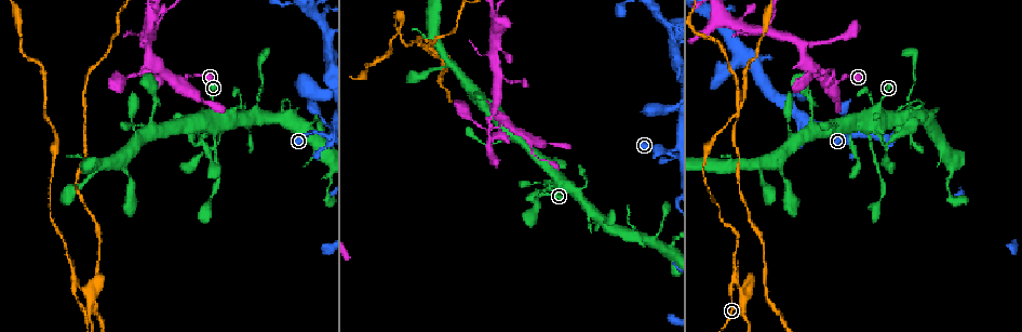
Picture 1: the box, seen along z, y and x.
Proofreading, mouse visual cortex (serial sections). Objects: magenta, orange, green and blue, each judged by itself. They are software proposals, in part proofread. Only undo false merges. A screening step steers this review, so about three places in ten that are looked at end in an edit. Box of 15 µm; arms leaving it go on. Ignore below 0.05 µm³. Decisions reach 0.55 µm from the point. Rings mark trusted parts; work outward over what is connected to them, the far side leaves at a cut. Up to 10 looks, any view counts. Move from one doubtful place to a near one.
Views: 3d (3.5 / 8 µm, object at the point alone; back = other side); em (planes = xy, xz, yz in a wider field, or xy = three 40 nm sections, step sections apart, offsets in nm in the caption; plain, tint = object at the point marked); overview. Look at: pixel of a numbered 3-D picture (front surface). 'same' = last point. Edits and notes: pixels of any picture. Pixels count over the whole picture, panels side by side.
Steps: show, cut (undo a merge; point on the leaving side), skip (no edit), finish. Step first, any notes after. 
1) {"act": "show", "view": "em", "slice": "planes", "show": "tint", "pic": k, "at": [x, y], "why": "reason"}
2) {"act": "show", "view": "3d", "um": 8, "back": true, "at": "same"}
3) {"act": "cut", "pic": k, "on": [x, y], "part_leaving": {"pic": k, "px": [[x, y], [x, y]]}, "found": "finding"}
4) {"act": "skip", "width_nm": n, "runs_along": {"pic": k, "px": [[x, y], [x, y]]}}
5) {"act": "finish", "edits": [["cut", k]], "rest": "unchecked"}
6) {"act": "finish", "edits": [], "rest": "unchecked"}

{"act": "show", "view": "3d", "um": 3.5, "pic": 1, "at": [659, 14], "why": "small branch off a trunk"}

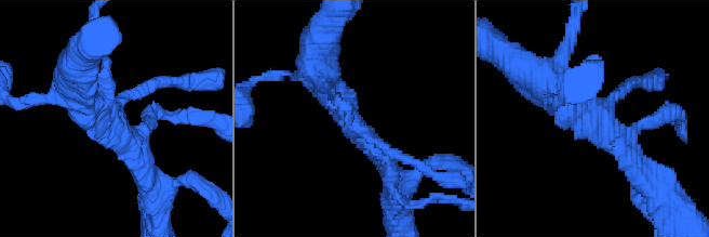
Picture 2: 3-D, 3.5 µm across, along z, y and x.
{"act": "show", "view": "em", "slice": "xy", "step": 2, "show": "tint", "pic": 2, "at": [352, 124], "arms": 4, "arm_widths_nm": [150, 150, 300, 450]}

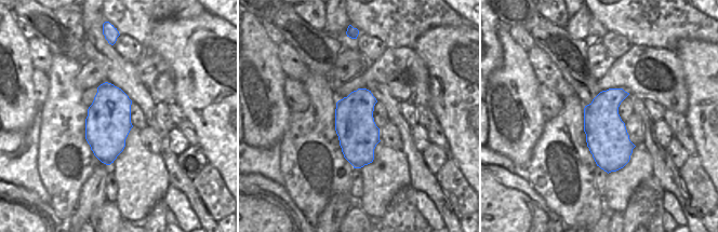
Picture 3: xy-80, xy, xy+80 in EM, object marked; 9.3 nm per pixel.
{"act": "skip", "runs_along": {"pic": 2, "px": [[642, 170], [598, 117], [553, 91]]}, "found": "continuous, no second cell"}

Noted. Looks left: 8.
{"act": "show", "view": "3d", "um": 3.5, "pic": 1, "at": [871, 123], "why": "thin arm on a thick one"}

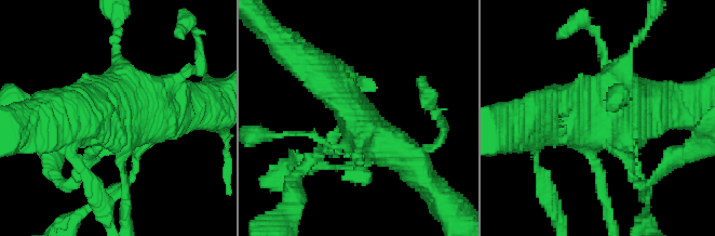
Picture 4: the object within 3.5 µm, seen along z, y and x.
{"act": "show", "view": "em", "slice": "xy", "step": 1, "show": "plain", "pic": 4, "at": [599, 121], "why": "shape alone is not enough"}

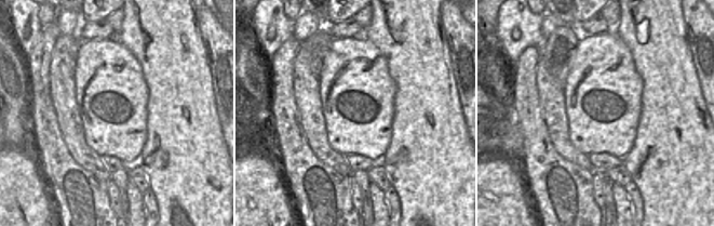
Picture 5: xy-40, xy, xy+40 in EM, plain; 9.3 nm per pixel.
{"act": "show", "view": "em", "slice": "xy", "step": 1, "show": "tint", "at": "same"}

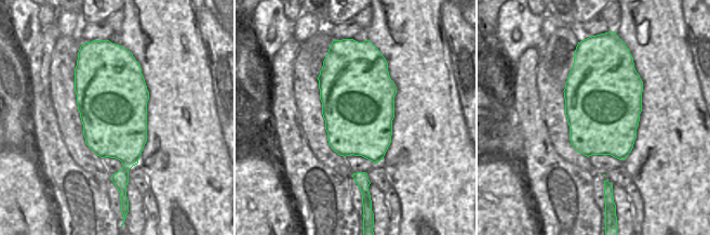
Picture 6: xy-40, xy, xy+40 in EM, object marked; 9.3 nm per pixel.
{"act": "skip", "runs_along": {"pic": 4, "px": [[639, 36], [598, 106], [551, 109]]}, "found": "continuous, no second cell"}

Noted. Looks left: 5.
{"act": "show", "view": "3d", "um": 3.5, "pic": 1, "at": [249, 117], "why": "thick turns thin"}

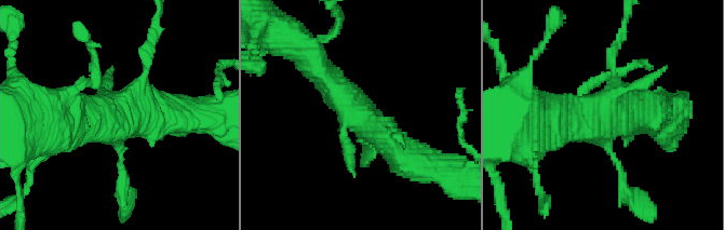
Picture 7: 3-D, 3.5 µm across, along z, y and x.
{"act": "show", "view": "em", "slice": "xy", "step": 1, "show": "tint", "pic": 7, "at": [363, 120]}

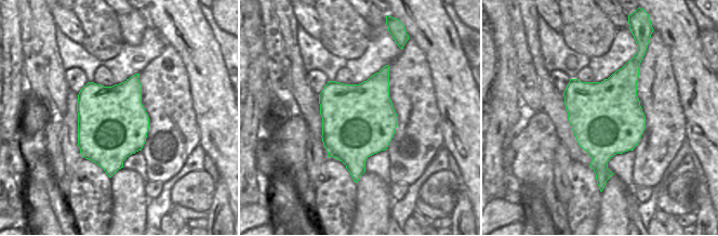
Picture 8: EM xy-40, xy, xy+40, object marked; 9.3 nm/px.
{"act": "skip", "found": "continuous, no second cell"}

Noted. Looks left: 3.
{"act": "show", "view": "3d", "um": 3.5, "back": true, "pic": 1, "at": [822, 73], "why": "abrupt turn"}

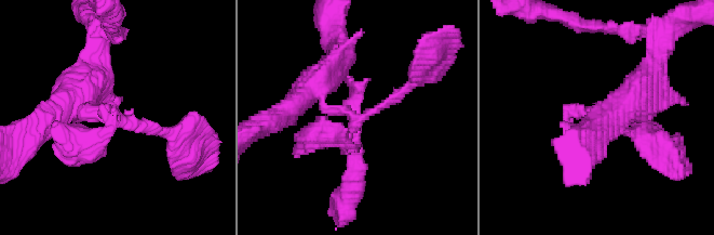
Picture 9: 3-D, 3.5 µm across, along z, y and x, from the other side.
{"act": "show", "view": "em", "slice": "xy", "step": 1, "show": "tint", "pic": 9, "at": [356, 120], "arms": 3, "arm_widths_nm": [150, 250, 350], "why": "now the EM"}

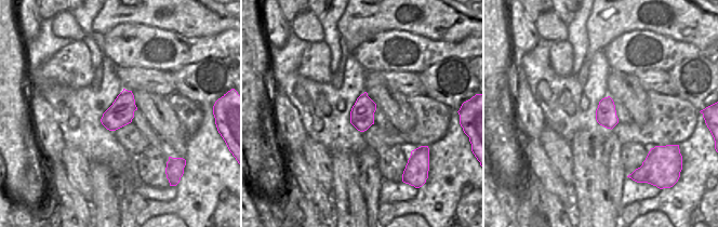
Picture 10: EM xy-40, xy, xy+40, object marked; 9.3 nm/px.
{"act": "show", "view": "em", "slice": "xy", "step": 3, "show": "tint", "at": "same", "why": "another direction"}

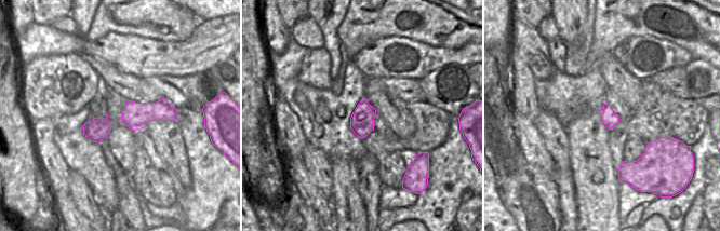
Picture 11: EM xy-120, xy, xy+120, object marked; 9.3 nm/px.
{"act": "skip", "runs_along": {"pic": 9, "px": [[61, 107], [173, 133]]}, "found": "all the same cell"}

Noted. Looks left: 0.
{"act": "finish", "edits": [], "rest": "unchecked"}

